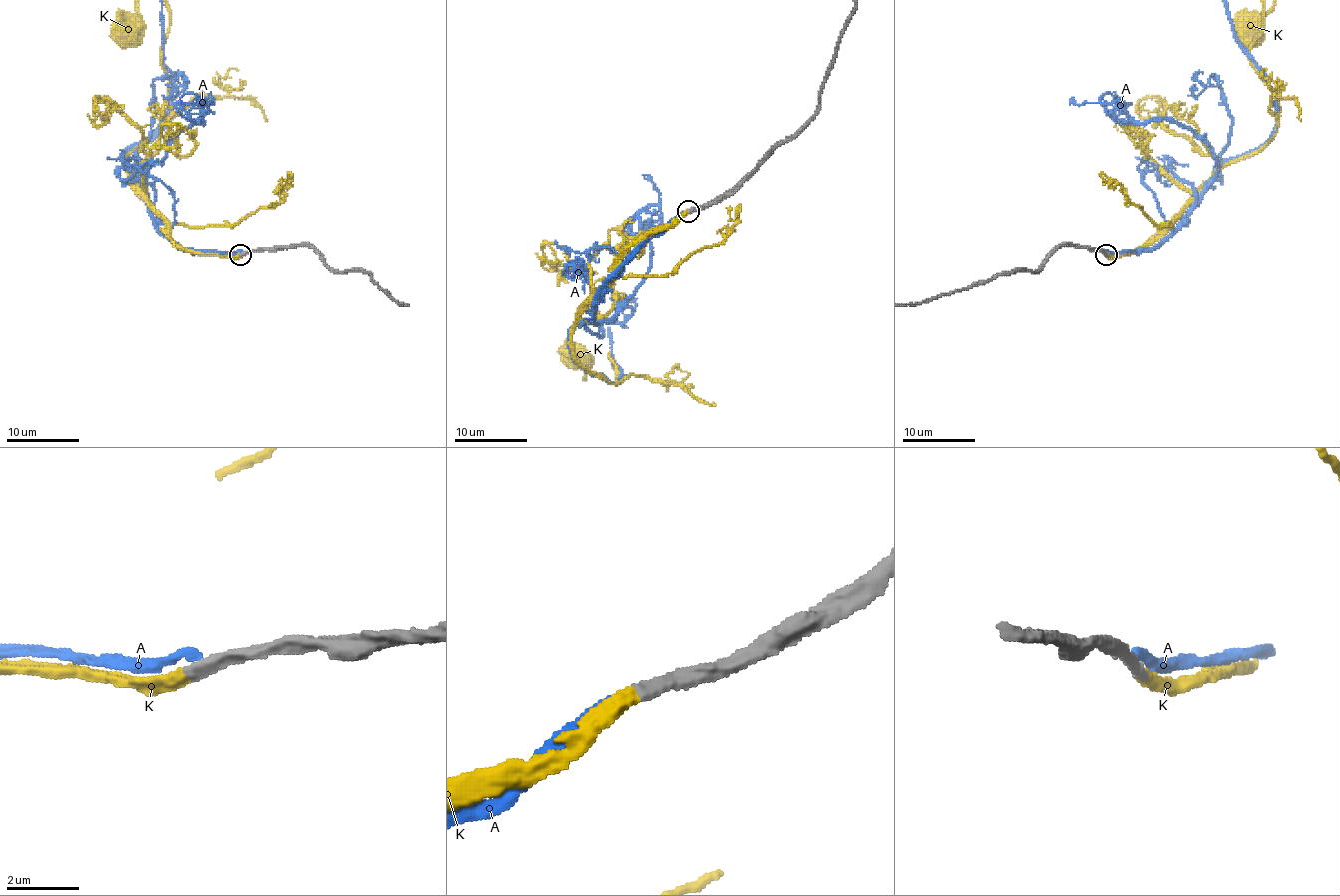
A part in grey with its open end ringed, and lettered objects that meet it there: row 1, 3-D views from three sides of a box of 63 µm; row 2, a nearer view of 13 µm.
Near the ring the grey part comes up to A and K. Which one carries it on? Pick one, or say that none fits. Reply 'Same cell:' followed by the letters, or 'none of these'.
Same cell: K

